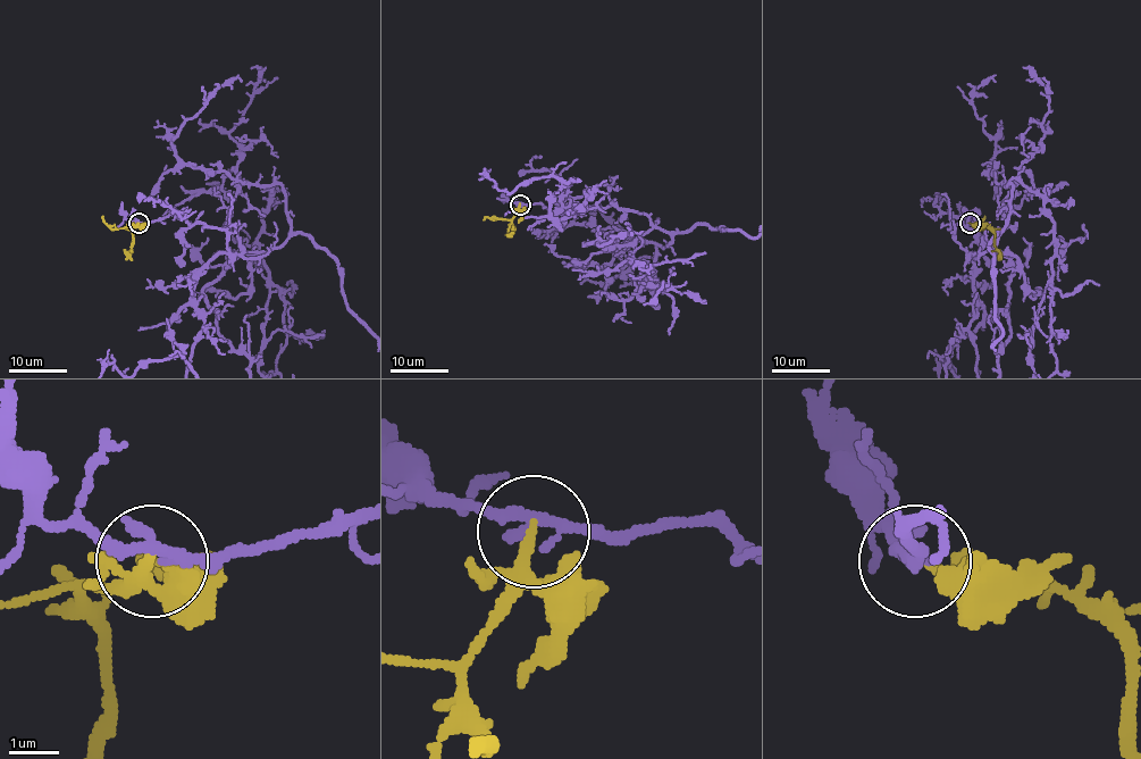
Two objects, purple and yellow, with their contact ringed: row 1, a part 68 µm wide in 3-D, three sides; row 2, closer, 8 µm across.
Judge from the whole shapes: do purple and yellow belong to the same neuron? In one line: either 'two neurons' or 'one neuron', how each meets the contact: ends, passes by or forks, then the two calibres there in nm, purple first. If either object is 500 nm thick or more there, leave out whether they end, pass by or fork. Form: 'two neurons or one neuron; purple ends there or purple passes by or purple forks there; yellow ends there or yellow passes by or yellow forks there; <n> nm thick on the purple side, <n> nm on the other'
two neurons; purple passes by; yellow passes by; 260 nm thick on the purple side, 140 nm on the other

